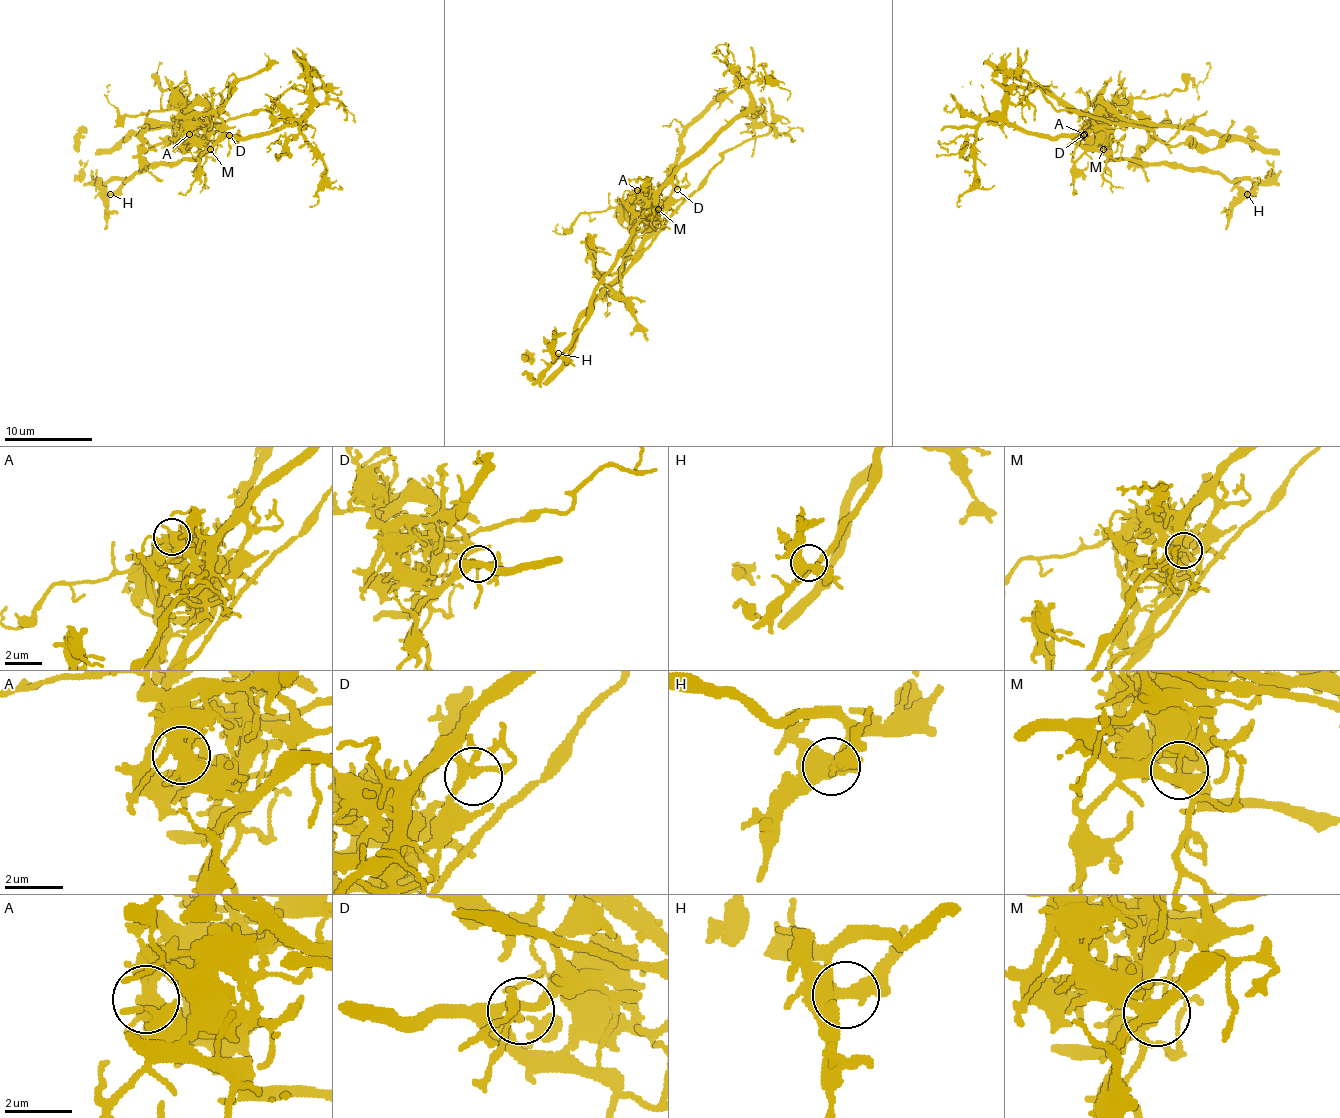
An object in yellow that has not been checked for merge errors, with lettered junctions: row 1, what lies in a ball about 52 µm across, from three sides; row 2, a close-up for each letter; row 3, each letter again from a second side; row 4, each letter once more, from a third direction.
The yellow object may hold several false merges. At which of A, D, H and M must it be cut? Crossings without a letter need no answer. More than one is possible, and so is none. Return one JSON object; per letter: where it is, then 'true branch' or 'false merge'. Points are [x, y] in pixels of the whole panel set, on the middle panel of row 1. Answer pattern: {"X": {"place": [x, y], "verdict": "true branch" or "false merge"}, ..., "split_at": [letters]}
{"A": {"place": [637, 190], "verdict": "false merge"}, "D": {"place": [677, 189], "verdict": "true branch"}, "H": {"place": [558, 353], "verdict": "true branch"}, "M": {"place": [658, 209], "verdict": "false merge"}, "split_at": ["A", "M"]}

